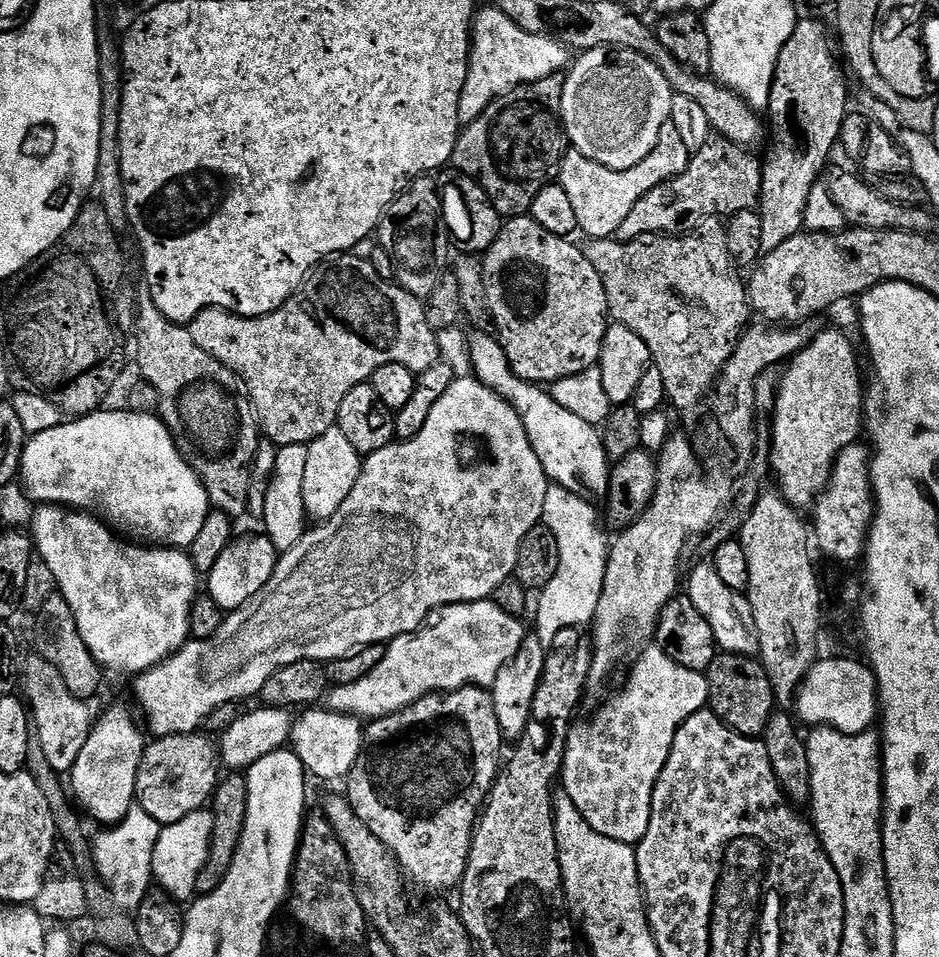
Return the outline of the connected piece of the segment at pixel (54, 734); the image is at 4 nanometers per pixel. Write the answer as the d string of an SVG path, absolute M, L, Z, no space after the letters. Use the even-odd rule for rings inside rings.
M40 654L29 659L27 657L22 664L20 680L23 699L30 702L34 740L38 748L40 744L40 752L44 755L45 762L56 772L71 773L74 762L78 762L78 754L82 754L82 746L86 746L88 735L94 727L89 705L70 694L66 682L62 682L62 674L45 655Z

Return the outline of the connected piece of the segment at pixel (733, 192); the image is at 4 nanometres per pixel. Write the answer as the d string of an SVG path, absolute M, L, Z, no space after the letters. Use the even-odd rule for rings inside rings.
M717 135L708 140L702 150L691 153L686 170L673 180L654 186L646 198L641 198L630 215L618 226L615 239L636 240L639 236L672 234L687 220L699 222L705 218L727 218L739 212L753 211L759 205L762 190L762 164L751 156L742 144Z

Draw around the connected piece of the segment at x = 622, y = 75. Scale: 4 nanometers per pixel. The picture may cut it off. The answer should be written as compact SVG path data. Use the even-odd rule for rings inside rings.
M595 48L579 53L575 60L564 76L560 107L567 143L575 151L586 154L586 158L614 170L630 170L630 166L638 166L638 162L654 150L664 123L672 119L674 93L670 82L666 82L666 74L662 74L650 58L625 48Z

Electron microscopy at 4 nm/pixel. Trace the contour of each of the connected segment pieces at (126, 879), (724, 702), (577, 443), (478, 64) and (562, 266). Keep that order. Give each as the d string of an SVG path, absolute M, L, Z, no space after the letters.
M133 806L128 812L128 817L103 829L100 837L95 837L92 845L92 857L96 860L96 872L104 881L112 899L124 910L139 909L153 887L152 859L154 858L154 846L160 837L162 825L146 810L139 806Z
M721 651L707 670L708 704L711 711L726 726L743 736L763 737L766 722L777 711L776 695L770 686L770 678L756 656L743 656Z
M554 402L552 410L556 410L552 418L542 418L540 414L532 418L532 424L524 424L530 446L534 446L534 454L538 454L538 462L542 462L544 473L552 484L560 484L566 490L578 494L578 498L603 501L608 495L612 468L601 433L593 425L582 422L582 418L570 414L570 410L558 406L558 402Z
M481 7L472 25L472 51L468 54L468 73L460 95L461 125L473 124L497 98L521 84L533 84L535 80L557 75L569 63L568 55L569 49L559 40L522 30L502 10Z
M531 215L513 216L503 221L498 238L482 256L487 315L492 316L496 323L494 335L512 363L514 374L541 386L551 386L557 380L570 378L570 374L597 367L610 323L602 278L598 278L598 270L590 266L583 247L575 248L572 242L571 239L550 234L550 230L538 226Z

